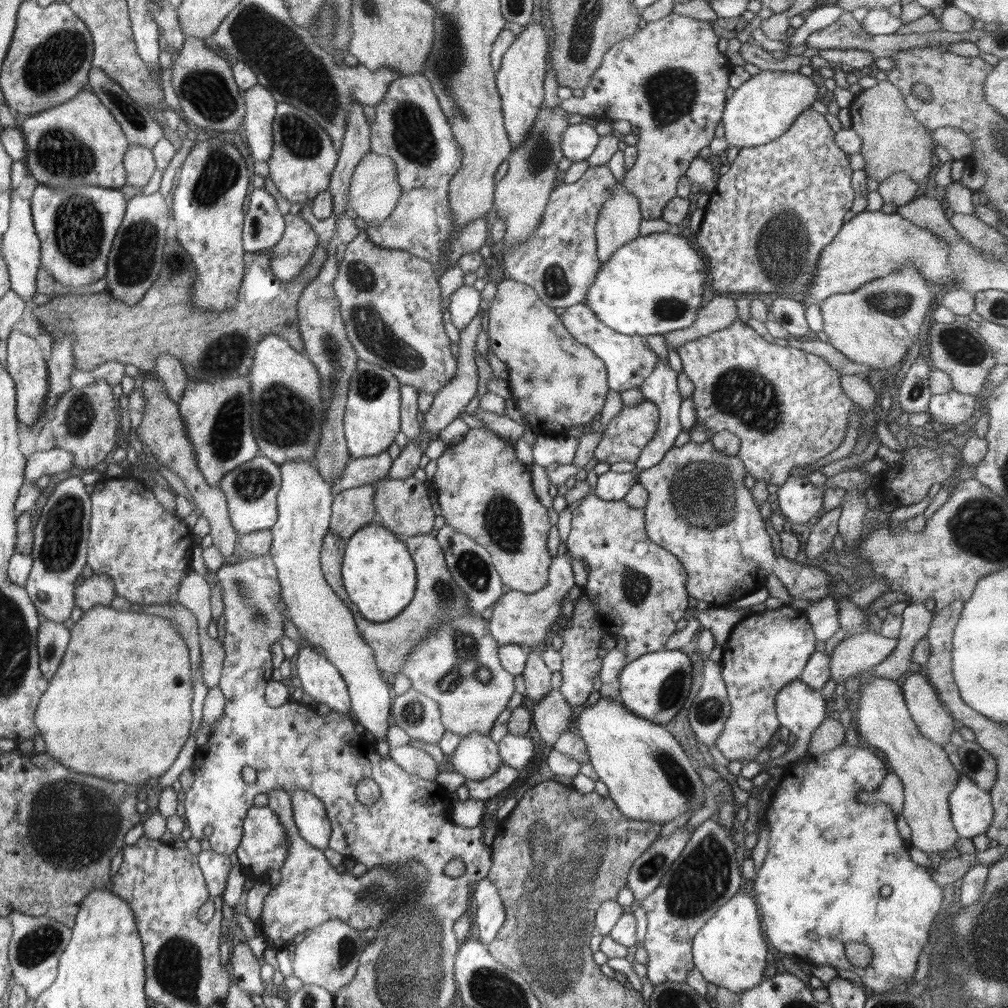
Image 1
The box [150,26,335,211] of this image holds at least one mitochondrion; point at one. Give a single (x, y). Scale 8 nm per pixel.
(209, 92)

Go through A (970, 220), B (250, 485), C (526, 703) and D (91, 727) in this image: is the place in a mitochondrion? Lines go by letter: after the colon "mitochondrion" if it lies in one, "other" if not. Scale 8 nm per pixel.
A: other
B: mitochondrion
C: other
D: other

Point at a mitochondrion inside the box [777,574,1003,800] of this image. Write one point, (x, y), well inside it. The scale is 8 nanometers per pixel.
(973, 761)

